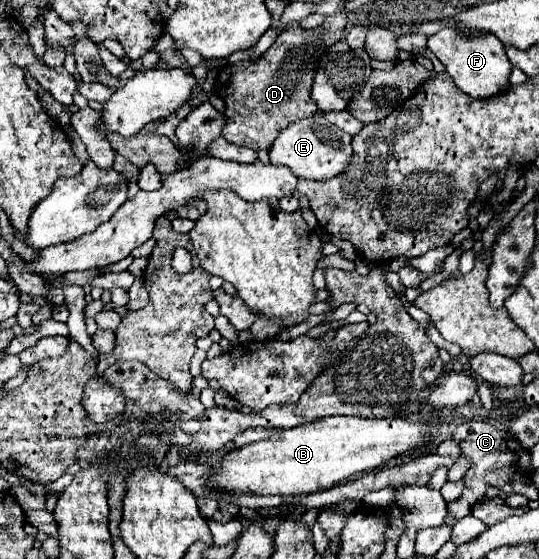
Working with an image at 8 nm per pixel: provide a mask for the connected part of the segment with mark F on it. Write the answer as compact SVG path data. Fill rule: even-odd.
M445 27L439 33L427 37L427 49L445 65L445 71L451 75L455 85L471 97L485 99L503 91L509 85L511 63L505 57L503 43L493 33L473 33L465 35L457 27Z

